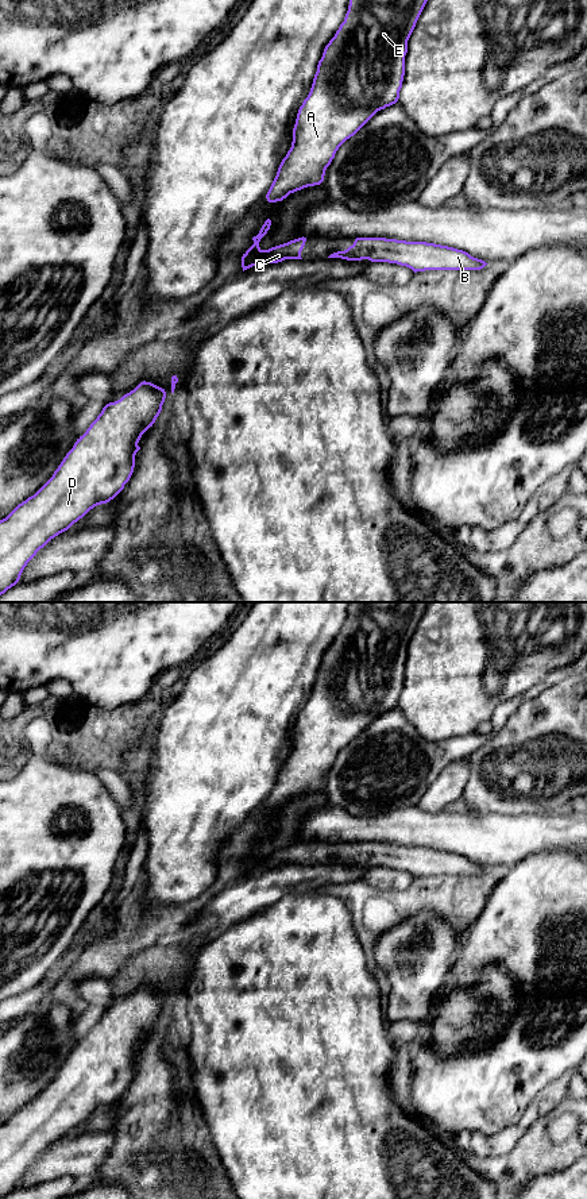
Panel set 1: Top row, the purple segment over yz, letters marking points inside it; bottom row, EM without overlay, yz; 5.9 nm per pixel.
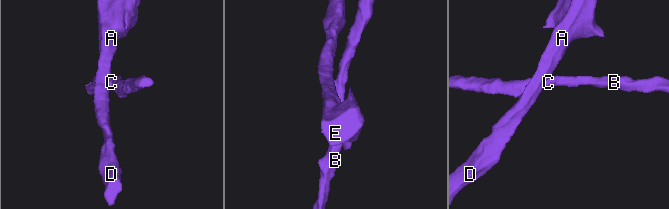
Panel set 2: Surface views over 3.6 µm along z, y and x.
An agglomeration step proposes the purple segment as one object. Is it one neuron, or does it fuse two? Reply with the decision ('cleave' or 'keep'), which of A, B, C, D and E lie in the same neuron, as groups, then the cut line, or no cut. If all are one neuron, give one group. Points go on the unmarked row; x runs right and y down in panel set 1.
cleave; A D E / B C; cut in yz along (259, 854), (251, 862), (244, 859)

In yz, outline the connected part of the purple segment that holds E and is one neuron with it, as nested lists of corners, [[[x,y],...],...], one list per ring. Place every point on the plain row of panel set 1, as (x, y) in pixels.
[[[351,602],[344,627],[325,651],[308,702],[298,714],[293,747],[266,799],[269,807],[320,790],[339,752],[378,716],[395,709],[405,681],[408,645],[429,602]]]

